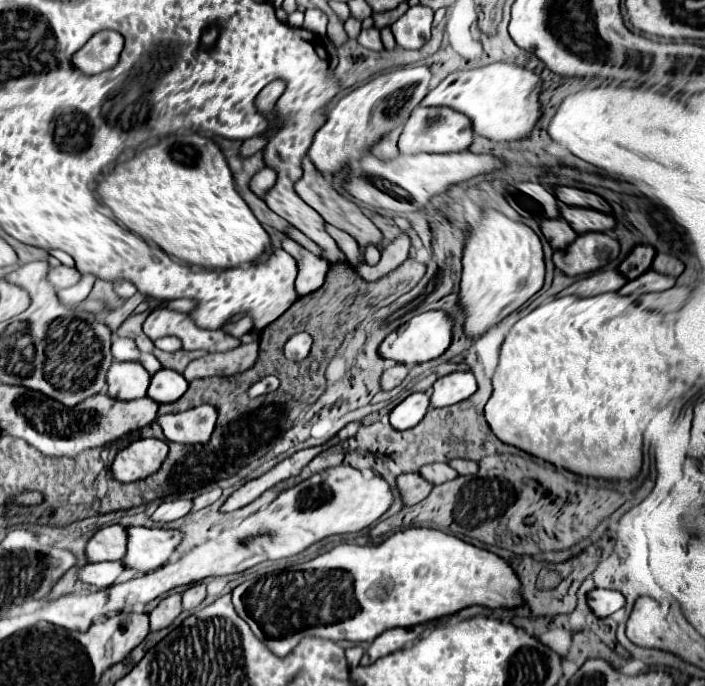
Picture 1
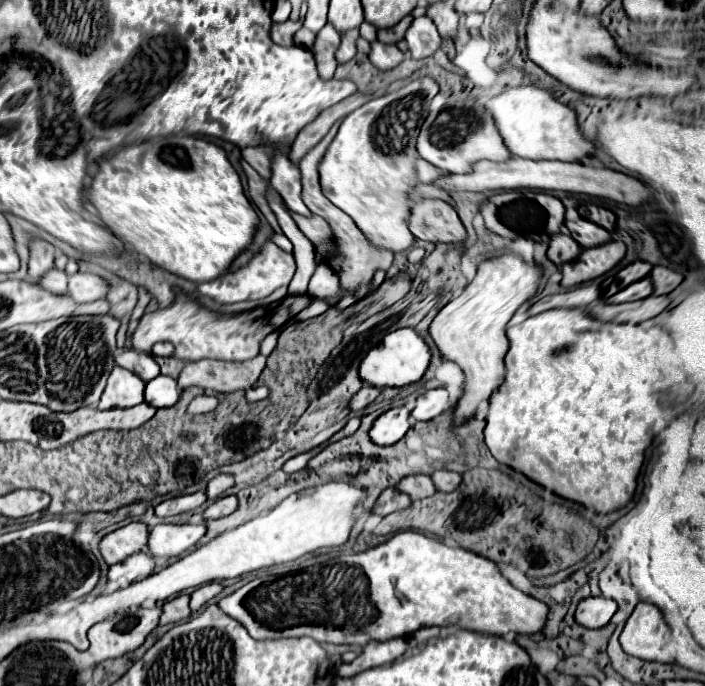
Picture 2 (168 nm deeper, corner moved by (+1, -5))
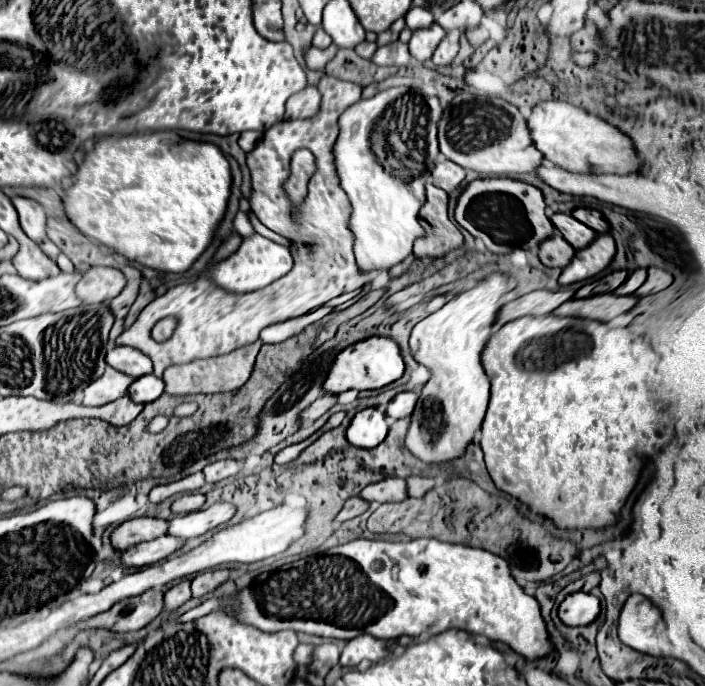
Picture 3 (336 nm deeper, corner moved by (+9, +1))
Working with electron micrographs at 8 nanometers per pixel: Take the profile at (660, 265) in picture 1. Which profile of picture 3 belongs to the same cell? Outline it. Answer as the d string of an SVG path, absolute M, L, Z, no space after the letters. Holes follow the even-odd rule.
M648 268L648 280L634 292L634 296L648 296L668 288L674 282L674 276L662 268Z

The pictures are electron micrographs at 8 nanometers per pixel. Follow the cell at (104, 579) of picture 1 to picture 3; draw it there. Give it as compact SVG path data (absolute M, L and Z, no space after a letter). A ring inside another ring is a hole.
M160 536L150 542L140 542L136 546L130 546L128 550L120 552L120 562L124 568L142 568L154 562L164 560L166 556L174 554L178 548L182 548L184 540L176 540L174 536Z

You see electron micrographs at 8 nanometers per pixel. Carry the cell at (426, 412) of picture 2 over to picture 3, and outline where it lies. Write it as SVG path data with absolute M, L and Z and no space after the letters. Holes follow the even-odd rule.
M400 392L398 396L394 396L390 400L390 404L386 408L386 416L392 418L392 420L412 416L412 412L416 408L416 402L418 402L418 394L416 392Z

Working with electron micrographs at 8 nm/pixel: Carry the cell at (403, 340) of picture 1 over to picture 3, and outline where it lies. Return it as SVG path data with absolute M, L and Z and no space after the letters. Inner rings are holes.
M372 336L348 346L344 352L340 352L340 356L336 356L336 364L332 364L332 372L328 372L324 388L330 394L340 394L350 388L376 390L396 382L404 374L404 370L406 364L400 354L400 346L390 336Z

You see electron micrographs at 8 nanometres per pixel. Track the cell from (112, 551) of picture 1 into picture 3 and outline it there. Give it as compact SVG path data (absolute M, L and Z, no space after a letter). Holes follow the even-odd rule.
M132 518L122 522L112 534L110 542L114 550L124 550L132 544L140 544L146 540L154 540L158 536L166 534L166 522L158 518Z

